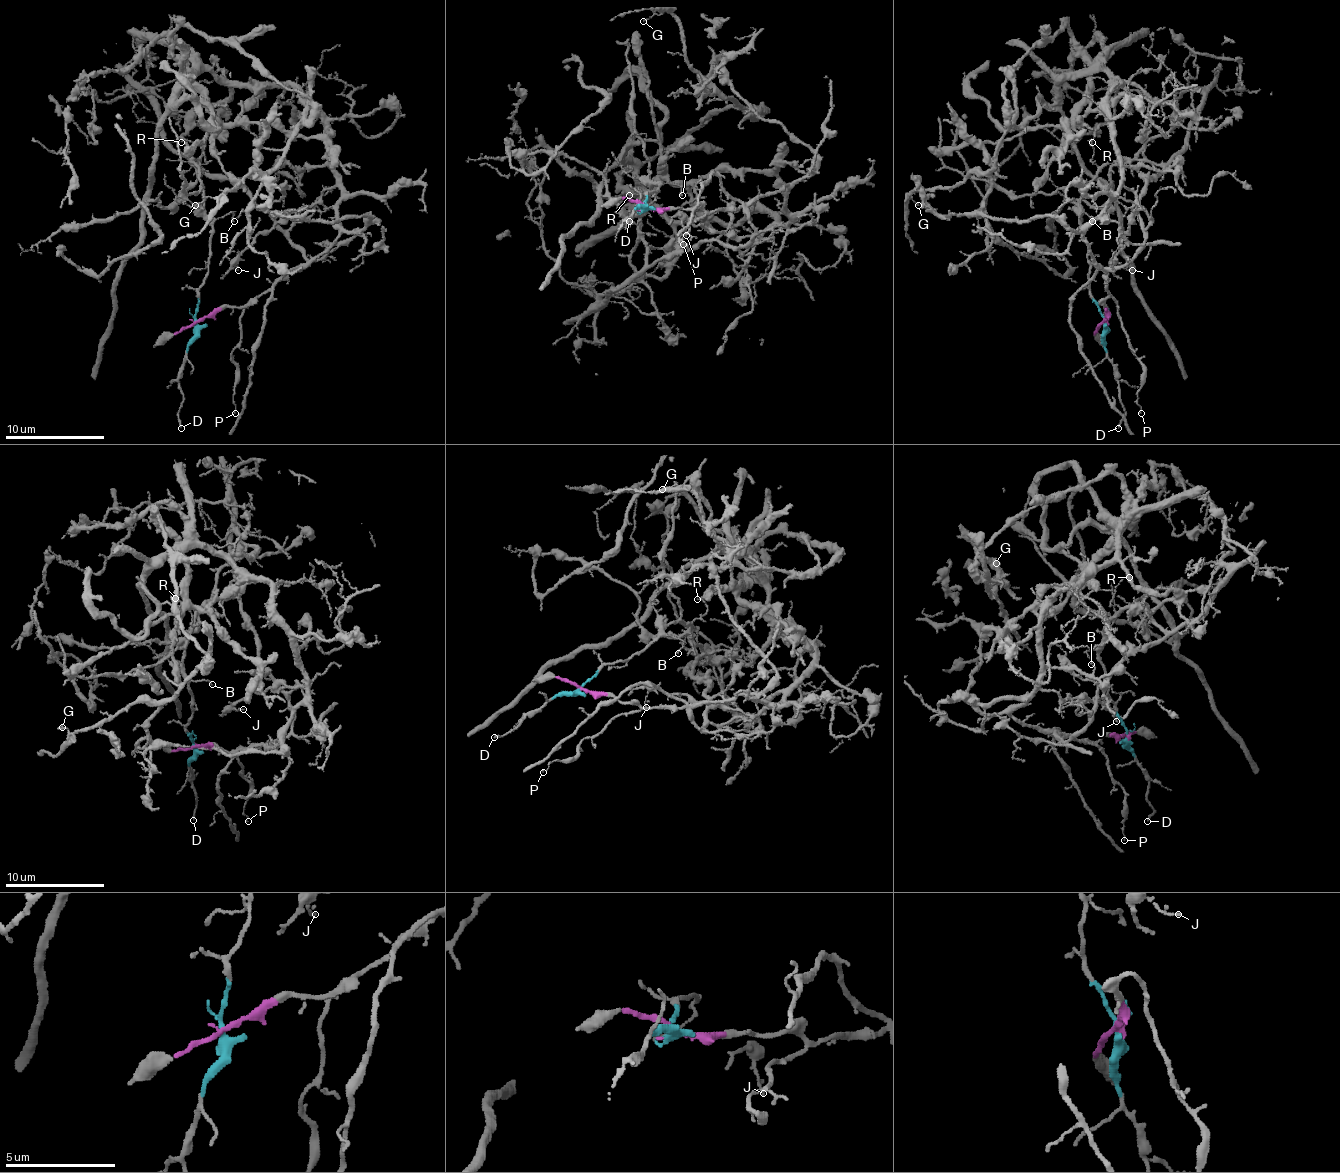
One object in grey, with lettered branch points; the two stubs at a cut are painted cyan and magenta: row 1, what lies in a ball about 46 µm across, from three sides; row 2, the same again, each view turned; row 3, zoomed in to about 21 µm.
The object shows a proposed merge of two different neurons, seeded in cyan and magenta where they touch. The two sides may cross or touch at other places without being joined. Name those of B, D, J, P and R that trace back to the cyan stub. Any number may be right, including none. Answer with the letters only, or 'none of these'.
B, D, R

